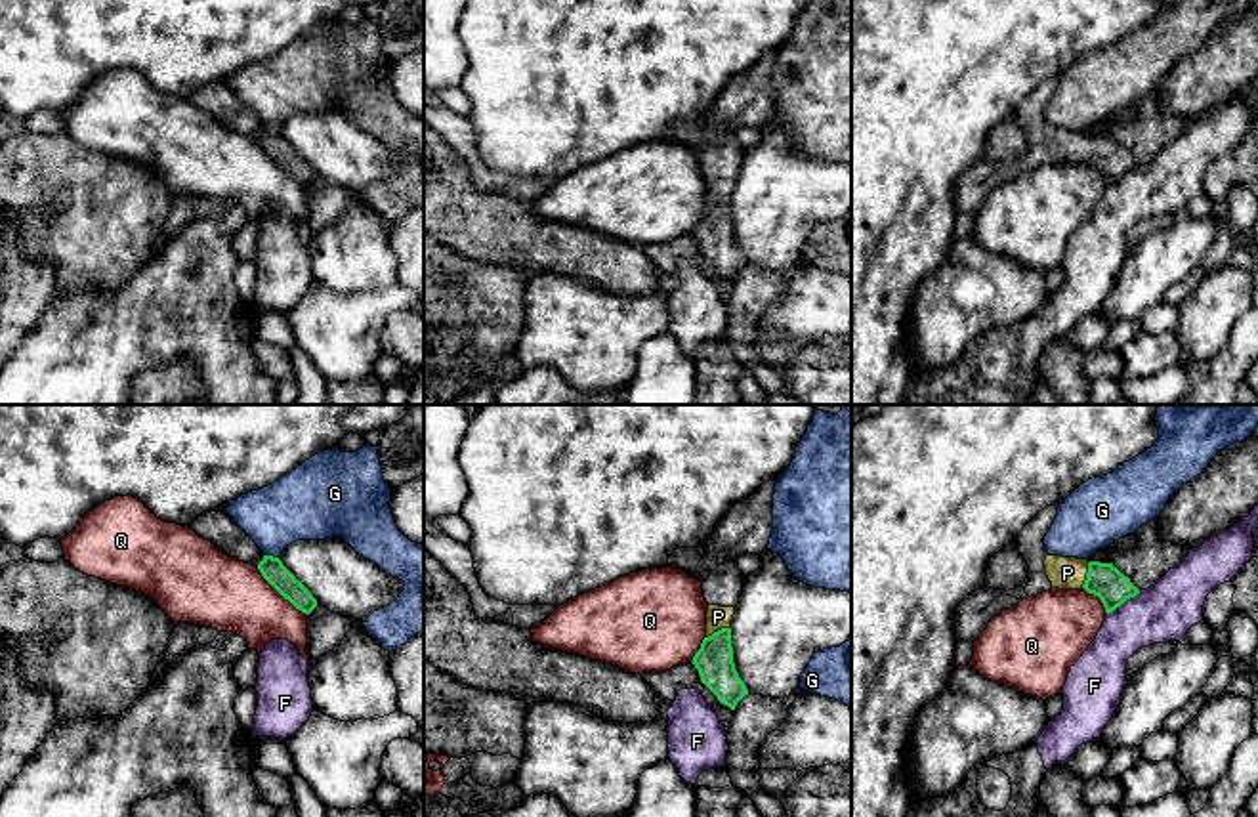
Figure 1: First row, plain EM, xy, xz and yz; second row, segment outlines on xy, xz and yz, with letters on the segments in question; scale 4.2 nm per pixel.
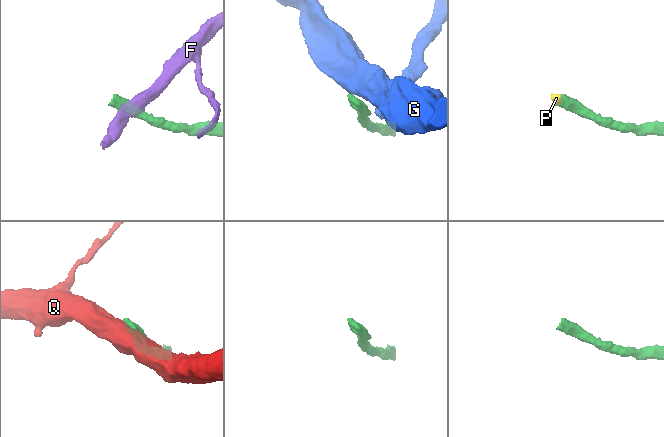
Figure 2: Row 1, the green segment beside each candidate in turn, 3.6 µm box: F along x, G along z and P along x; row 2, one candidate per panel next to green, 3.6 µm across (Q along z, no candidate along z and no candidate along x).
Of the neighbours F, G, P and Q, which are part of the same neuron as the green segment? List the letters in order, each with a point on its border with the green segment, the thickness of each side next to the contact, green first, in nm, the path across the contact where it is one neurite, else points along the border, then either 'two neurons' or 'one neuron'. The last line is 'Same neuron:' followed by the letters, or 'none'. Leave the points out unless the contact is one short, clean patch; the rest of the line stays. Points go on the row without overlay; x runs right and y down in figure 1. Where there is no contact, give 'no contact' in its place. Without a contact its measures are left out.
F: meets green in yz at (1123, 174); 150 nm thick on the green side, 240 nm on the other; border along yz (1140, 163), (1108, 188); two neurons
G: meets green in xy at (272, 128); 100 nm thick on the green side, 280 nm on the other; border along xy (264, 126), (277, 130); two neurons
P: meets green in yz at (1087, 147); 150 nm thick on the green side, 140 nm on the other; runs through yz (1108, 155), (1087, 147), (1068, 146); one neuron
Q: meets green in xy at (279, 165); 100 nm thick on the green side, 300 nm on the other; border along xy (256, 138), (306, 188); two neurons
Same neuron: P

